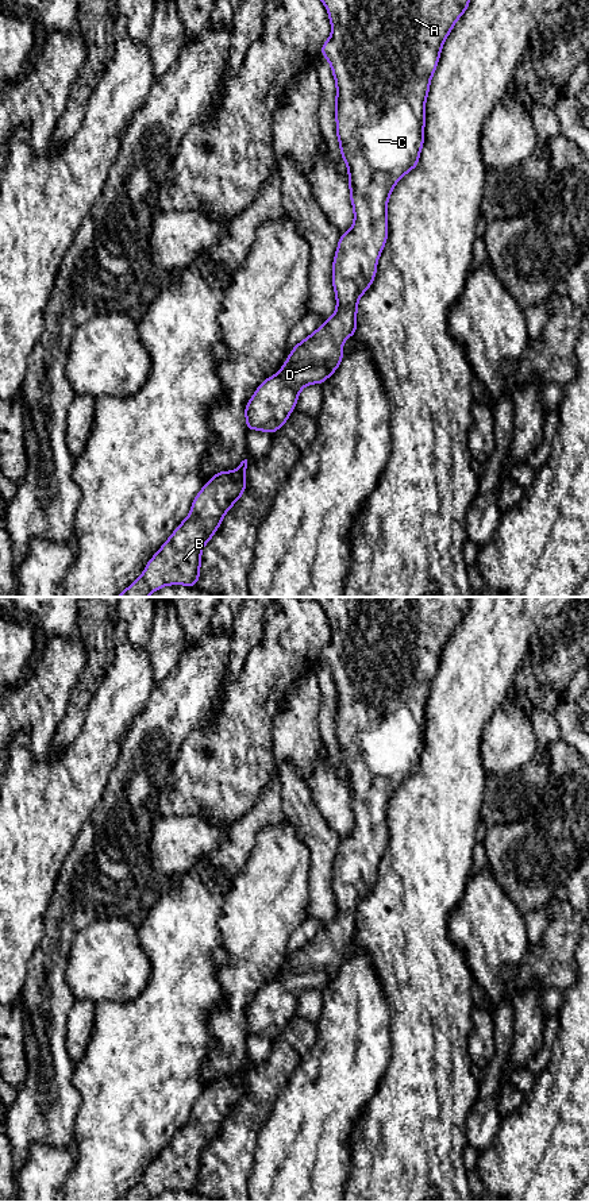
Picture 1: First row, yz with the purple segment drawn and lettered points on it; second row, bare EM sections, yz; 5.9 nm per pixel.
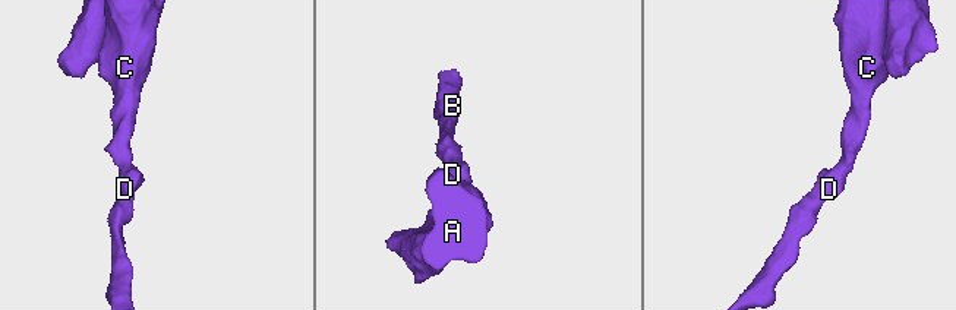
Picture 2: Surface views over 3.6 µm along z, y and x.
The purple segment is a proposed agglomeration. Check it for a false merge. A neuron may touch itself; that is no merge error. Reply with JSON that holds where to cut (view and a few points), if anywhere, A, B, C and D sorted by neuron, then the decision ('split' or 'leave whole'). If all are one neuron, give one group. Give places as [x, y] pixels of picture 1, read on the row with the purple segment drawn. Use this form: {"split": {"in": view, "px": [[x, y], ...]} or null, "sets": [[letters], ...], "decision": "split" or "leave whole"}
{"split": null, "sets": [["A", "B", "C", "D"]], "decision": "leave whole"}

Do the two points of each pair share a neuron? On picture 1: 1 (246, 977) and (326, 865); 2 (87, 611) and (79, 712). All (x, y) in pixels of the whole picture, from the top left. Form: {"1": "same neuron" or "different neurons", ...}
{"1": "different neurons", "2": "same neuron"}

